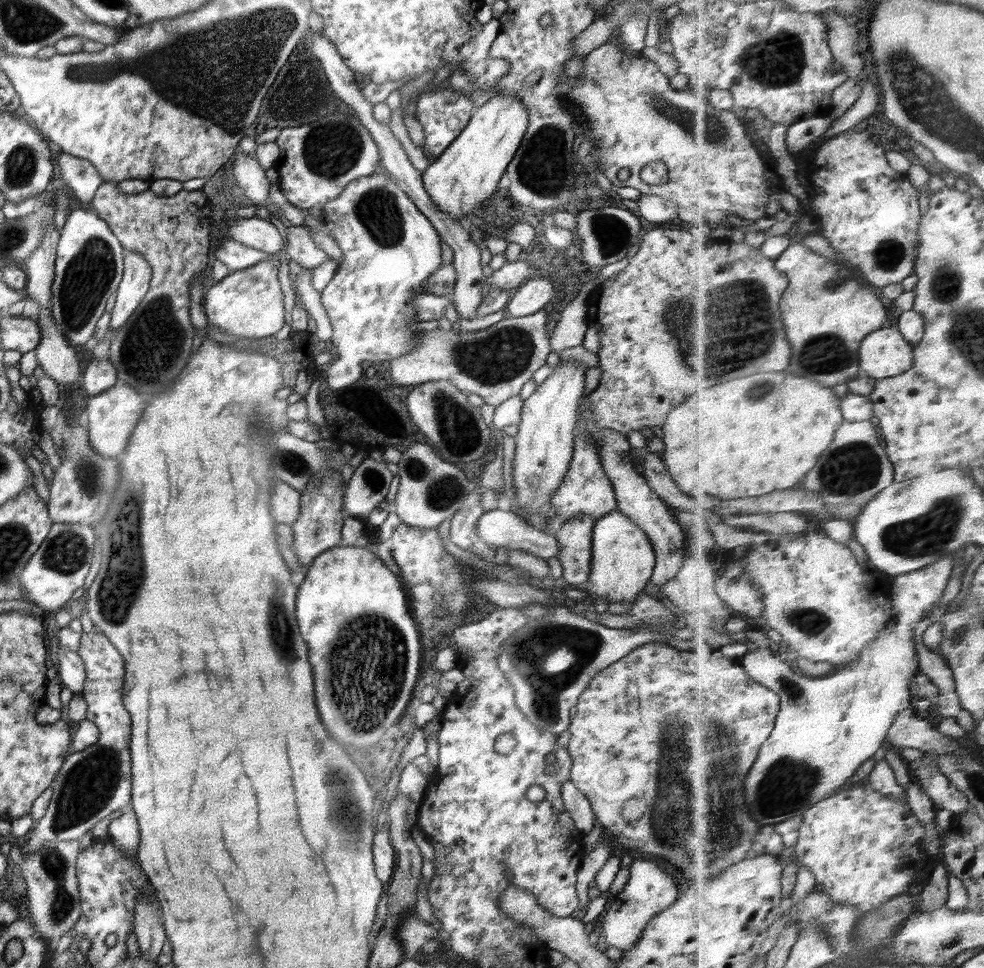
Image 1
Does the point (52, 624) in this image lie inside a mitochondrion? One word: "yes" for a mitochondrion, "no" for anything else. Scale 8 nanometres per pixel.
no

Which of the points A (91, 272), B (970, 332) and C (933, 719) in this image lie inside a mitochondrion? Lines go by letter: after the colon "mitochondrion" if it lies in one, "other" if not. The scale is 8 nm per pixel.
A: mitochondrion
B: mitochondrion
C: other

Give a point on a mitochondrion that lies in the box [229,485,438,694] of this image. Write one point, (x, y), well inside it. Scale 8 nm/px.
(279, 628)

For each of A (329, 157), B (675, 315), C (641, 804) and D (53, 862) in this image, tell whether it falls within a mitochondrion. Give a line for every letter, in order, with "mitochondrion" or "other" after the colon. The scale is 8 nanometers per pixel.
A: mitochondrion
B: mitochondrion
C: other
D: mitochondrion

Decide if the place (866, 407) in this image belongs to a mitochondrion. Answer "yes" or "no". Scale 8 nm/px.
no

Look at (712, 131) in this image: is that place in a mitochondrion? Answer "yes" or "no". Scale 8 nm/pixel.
yes

